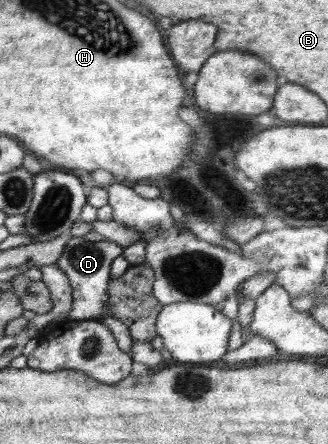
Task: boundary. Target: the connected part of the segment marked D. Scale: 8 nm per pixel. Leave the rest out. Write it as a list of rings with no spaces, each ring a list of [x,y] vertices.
[[[70,237],[63,248],[63,254],[57,260],[57,267],[67,276],[71,286],[73,307],[68,318],[73,321],[97,319],[105,324],[113,333],[117,346],[124,352],[130,353],[133,343],[129,328],[115,317],[105,316],[105,305],[108,299],[107,288],[112,280],[110,269],[113,260],[123,253],[123,247],[111,240],[90,241],[81,237]]]

